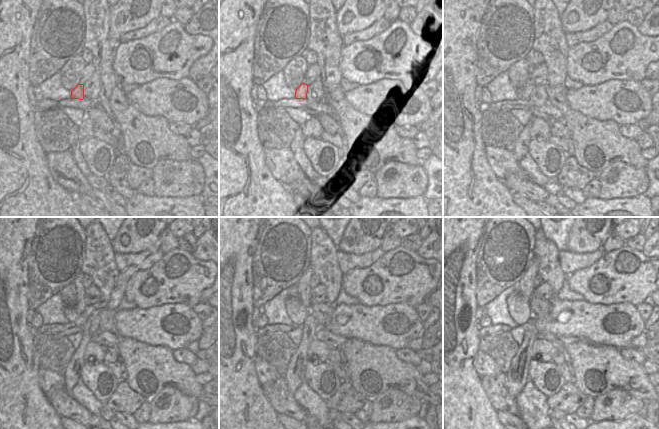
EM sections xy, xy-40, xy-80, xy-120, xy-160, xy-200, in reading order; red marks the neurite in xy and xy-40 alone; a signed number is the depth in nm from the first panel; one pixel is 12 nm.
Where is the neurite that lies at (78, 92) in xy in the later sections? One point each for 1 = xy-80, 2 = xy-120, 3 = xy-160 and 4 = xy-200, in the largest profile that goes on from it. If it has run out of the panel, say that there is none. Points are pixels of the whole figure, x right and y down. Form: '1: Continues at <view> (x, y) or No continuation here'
1: Continues at xy-80 (529, 86)
2: Continues at xy-120 (80, 305)
3: Continues at xy-160 (303, 284)
4: Continues at xy-200 (526, 285)

